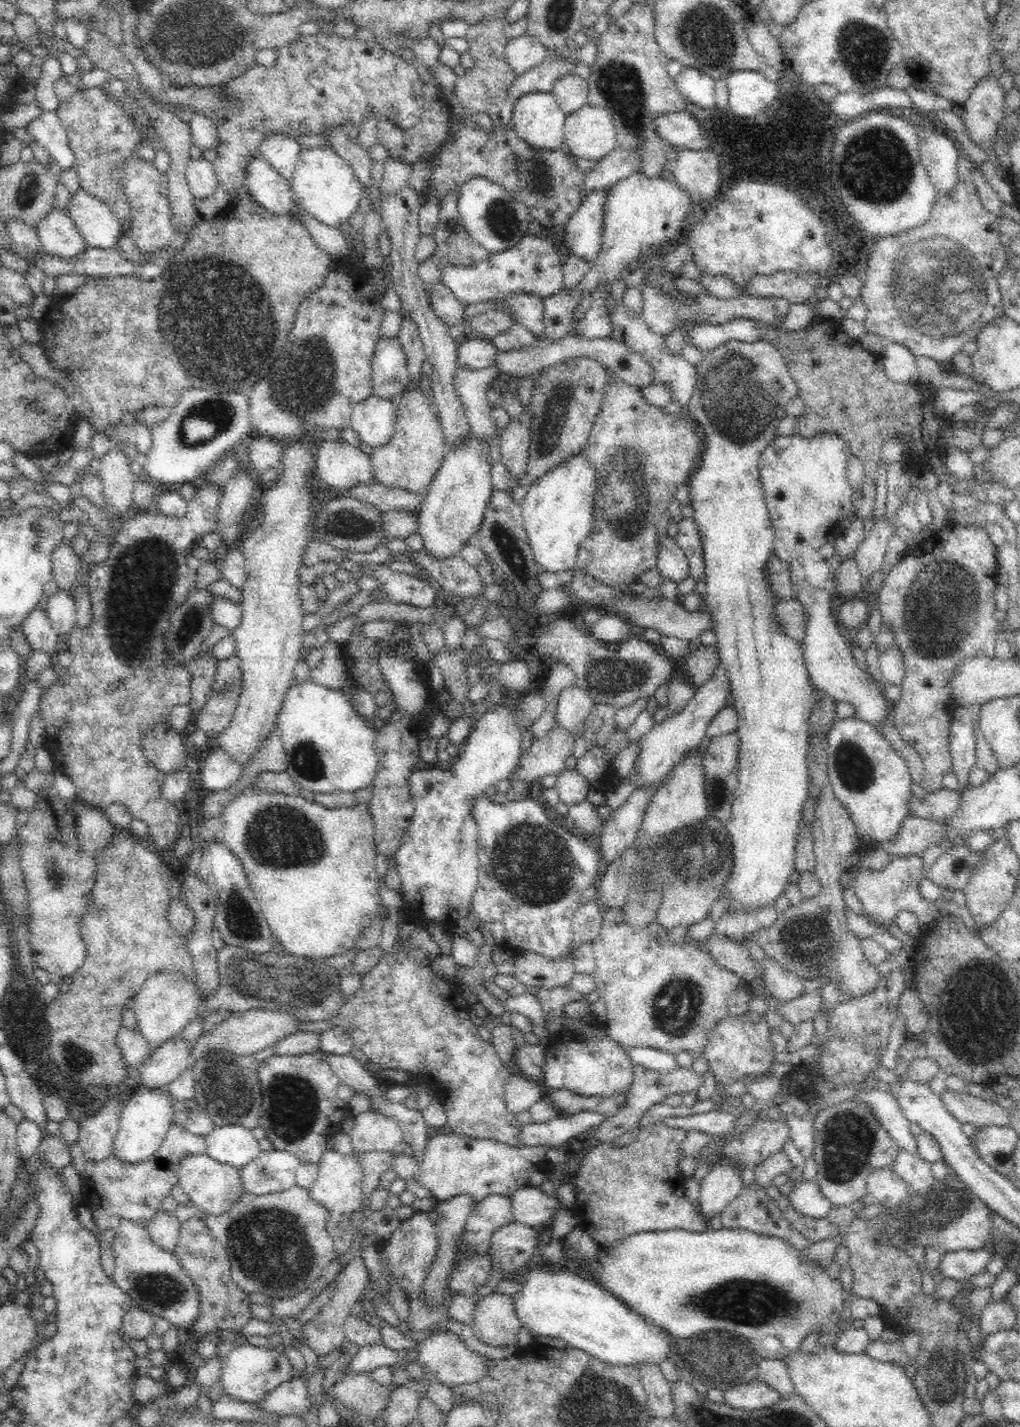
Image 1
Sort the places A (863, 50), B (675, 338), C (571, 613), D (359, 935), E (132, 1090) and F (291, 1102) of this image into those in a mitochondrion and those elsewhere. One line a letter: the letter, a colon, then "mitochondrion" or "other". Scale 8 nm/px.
A: mitochondrion
B: other
C: other
D: other
E: other
F: mitochondrion

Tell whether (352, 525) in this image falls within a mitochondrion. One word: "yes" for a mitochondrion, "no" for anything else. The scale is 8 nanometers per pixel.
yes

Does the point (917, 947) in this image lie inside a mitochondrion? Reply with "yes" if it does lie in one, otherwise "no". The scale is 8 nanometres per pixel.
no

